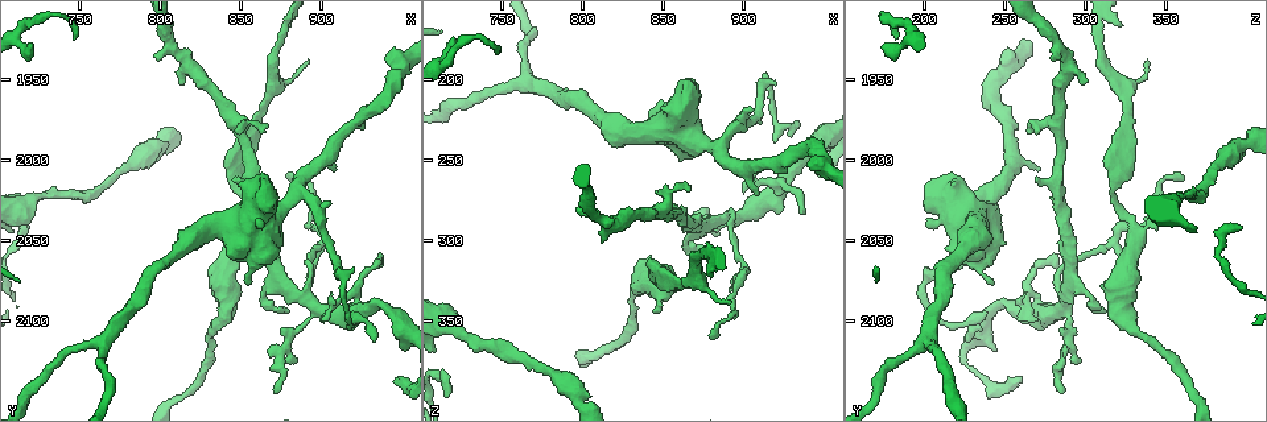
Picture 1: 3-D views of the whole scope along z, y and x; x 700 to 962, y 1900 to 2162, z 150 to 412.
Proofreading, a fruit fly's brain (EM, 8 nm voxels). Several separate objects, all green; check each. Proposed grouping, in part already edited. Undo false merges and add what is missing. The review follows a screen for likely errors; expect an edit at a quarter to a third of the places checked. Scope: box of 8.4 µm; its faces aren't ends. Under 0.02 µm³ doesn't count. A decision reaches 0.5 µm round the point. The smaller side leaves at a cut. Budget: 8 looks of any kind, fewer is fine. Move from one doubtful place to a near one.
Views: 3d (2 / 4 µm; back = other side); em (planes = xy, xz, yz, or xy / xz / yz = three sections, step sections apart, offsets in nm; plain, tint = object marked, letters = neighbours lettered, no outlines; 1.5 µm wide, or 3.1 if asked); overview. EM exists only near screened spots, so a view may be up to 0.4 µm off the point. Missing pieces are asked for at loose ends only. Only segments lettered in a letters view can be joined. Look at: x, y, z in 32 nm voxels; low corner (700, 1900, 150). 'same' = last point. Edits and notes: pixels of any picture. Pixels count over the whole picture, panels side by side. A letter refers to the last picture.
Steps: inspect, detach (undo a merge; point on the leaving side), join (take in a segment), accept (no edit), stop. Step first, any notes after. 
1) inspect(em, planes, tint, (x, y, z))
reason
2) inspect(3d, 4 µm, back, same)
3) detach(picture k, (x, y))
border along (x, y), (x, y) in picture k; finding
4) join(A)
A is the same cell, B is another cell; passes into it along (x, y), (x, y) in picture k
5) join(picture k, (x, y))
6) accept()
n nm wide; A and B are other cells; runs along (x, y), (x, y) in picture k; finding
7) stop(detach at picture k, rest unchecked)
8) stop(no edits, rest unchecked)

inspect(em, xz, step 8, tint, (846, 2040, 344))
an open end

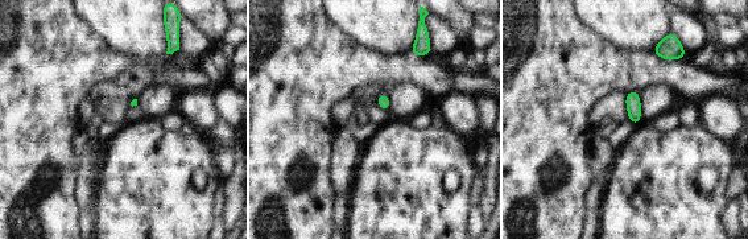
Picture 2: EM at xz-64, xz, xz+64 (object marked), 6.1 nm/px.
inspect(em, xz, step 8, letters, same)
see the neighbours

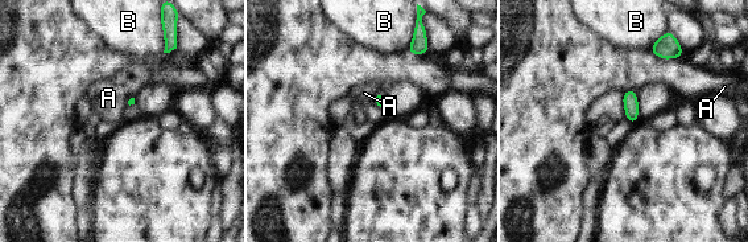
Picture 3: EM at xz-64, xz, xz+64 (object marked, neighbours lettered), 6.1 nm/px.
accept()
A touches over 100 nm; A and B are other cells; none of them fits

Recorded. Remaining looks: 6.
inspect(em, planes, letters, (730, 2020, 360))
thick turns thin

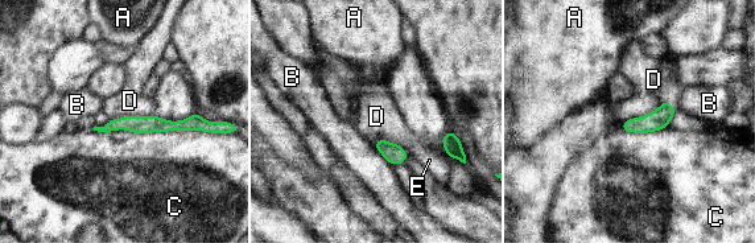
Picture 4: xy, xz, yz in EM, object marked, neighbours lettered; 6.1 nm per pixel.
accept()
50 nm wide; A, B, C, D and E are other cells; border along (676, 108), (664, 99), (618, 127) in picture 4; one neuron here

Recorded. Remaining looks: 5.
inspect(3d, 2 µm, (866, 1978, 268))

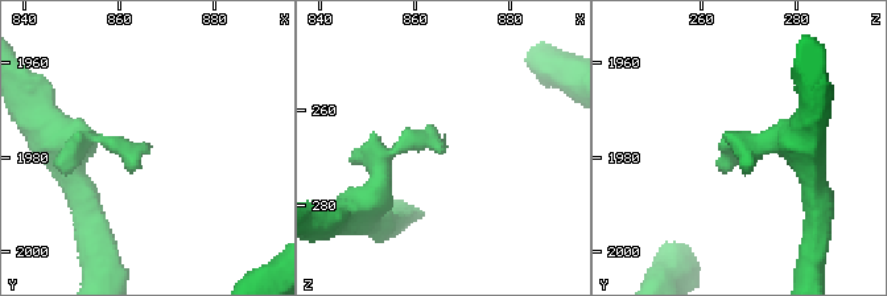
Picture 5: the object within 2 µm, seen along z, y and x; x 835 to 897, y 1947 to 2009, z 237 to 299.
inspect(em, planes, letters, (865, 1977, 268))

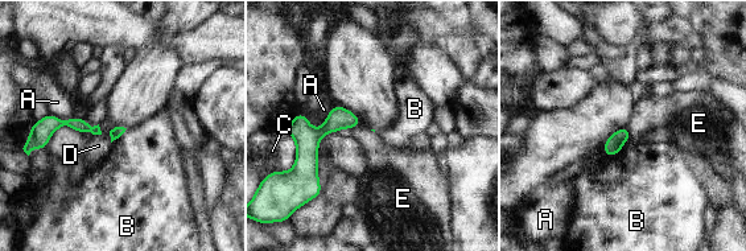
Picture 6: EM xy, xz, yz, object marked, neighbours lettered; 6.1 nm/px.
accept()
A, B, C, D and E are other cells; no lettered segment goes on from it

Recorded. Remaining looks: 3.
stop(no edits, rest unchecked)

